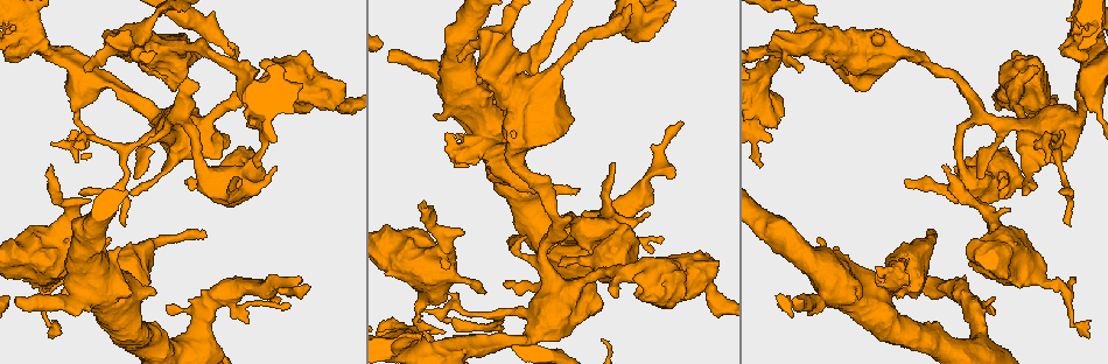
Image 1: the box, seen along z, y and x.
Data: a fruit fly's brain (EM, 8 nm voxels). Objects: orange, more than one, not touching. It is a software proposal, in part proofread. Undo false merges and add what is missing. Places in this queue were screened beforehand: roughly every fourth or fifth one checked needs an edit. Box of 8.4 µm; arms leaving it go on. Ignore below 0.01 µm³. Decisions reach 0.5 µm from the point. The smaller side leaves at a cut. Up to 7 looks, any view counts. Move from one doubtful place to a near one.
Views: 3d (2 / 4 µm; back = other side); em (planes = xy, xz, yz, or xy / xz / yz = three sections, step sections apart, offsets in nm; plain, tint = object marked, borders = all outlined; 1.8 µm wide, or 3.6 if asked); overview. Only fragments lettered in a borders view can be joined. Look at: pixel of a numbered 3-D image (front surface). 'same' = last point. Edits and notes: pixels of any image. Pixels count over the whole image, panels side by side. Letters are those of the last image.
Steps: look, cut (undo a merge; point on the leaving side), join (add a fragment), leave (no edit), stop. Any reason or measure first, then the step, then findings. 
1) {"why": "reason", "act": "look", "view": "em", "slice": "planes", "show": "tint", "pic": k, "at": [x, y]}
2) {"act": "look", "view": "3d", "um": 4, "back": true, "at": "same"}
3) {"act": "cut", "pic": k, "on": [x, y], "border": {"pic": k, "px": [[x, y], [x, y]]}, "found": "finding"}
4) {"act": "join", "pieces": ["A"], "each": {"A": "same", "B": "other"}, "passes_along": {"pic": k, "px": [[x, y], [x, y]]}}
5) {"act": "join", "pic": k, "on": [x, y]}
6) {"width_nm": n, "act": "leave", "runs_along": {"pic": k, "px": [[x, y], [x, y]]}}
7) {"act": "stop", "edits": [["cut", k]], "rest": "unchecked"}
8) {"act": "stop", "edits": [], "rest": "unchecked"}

{"why": "an open end", "act": "look", "view": "em", "slice": "xy", "step": 16, "show": "borders", "pic": 1, "at": [486, 292]}

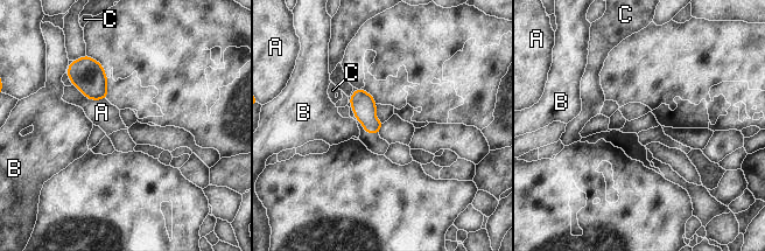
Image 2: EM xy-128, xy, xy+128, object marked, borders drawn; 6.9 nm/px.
{"act": "look", "view": "em", "slice": "planes", "show": "borders", "at": "same"}

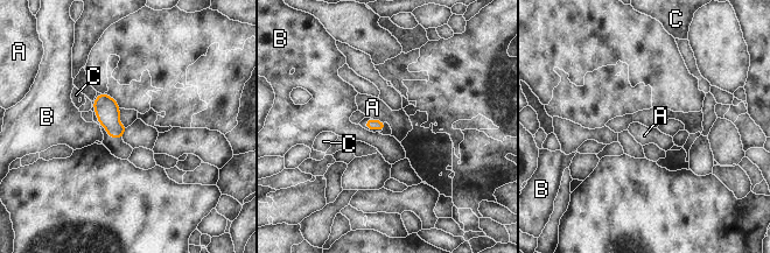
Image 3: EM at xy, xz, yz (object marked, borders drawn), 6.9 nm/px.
{"act": "leave", "each": {"A": "other", "B": "other", "C": "other"}, "border": {"pic": 3, "px": [[372, 118], [383, 123]]}, "found": "none of them fits"}

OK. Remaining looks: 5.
{"why": "tapers out", "act": "look", "view": "3d", "um": 2, "pic": 1, "at": [504, 283]}

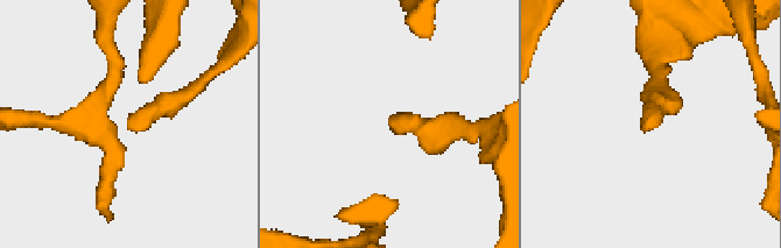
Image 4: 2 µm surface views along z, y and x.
{"why": "now the EM", "act": "look", "view": "em", "slice": "xz", "step": 16, "show": "borders", "pic": 4, "at": [657, 115]}

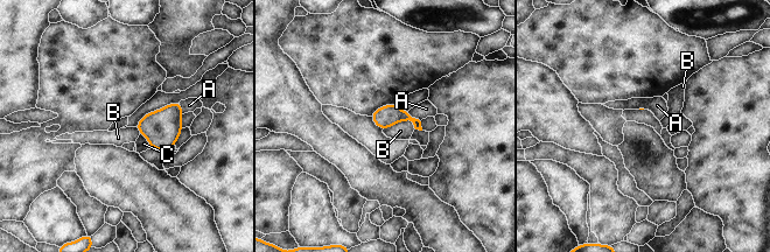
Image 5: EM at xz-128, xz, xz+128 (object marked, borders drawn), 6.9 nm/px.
{"why": "cut it another way", "act": "look", "view": "em", "slice": "planes", "show": "borders", "at": "same"}

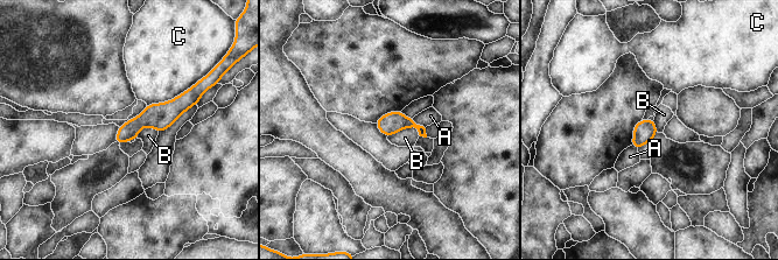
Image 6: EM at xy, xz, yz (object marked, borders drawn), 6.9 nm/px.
{"longest_contact_nm": ["C", 380], "act": "leave", "each": {"A": "other", "B": "other", "C": "other"}, "border": {"pic": 6, "px": [[420, 135], [405, 127], [387, 136]]}, "found": "no lettered fragment goes on from it"}

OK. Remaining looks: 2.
{"why": "free end", "act": "look", "view": "em", "slice": "planes", "show": "tint", "pic": 1, "at": [835, 248]}

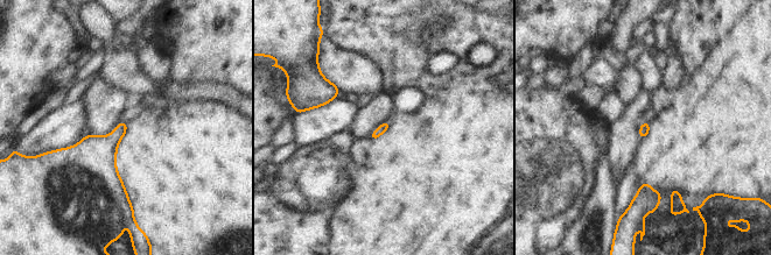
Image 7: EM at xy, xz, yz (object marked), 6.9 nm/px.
{"act": "look", "view": "em", "slice": "planes", "show": "borders", "at": "same"}

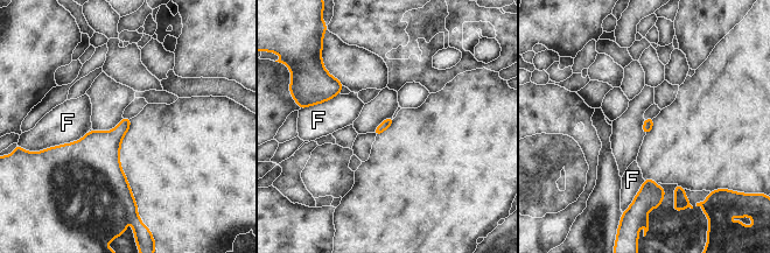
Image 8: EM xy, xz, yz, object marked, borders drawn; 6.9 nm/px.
{"act": "leave", "each": {"F": "other"}, "border": {"pic": 8, "px": [[89, 132], [75, 141], [49, 148]]}, "found": "no lettered fragment goes on from it"}

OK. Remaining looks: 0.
{"act": "stop", "edits": [], "rest": "unchecked"}

